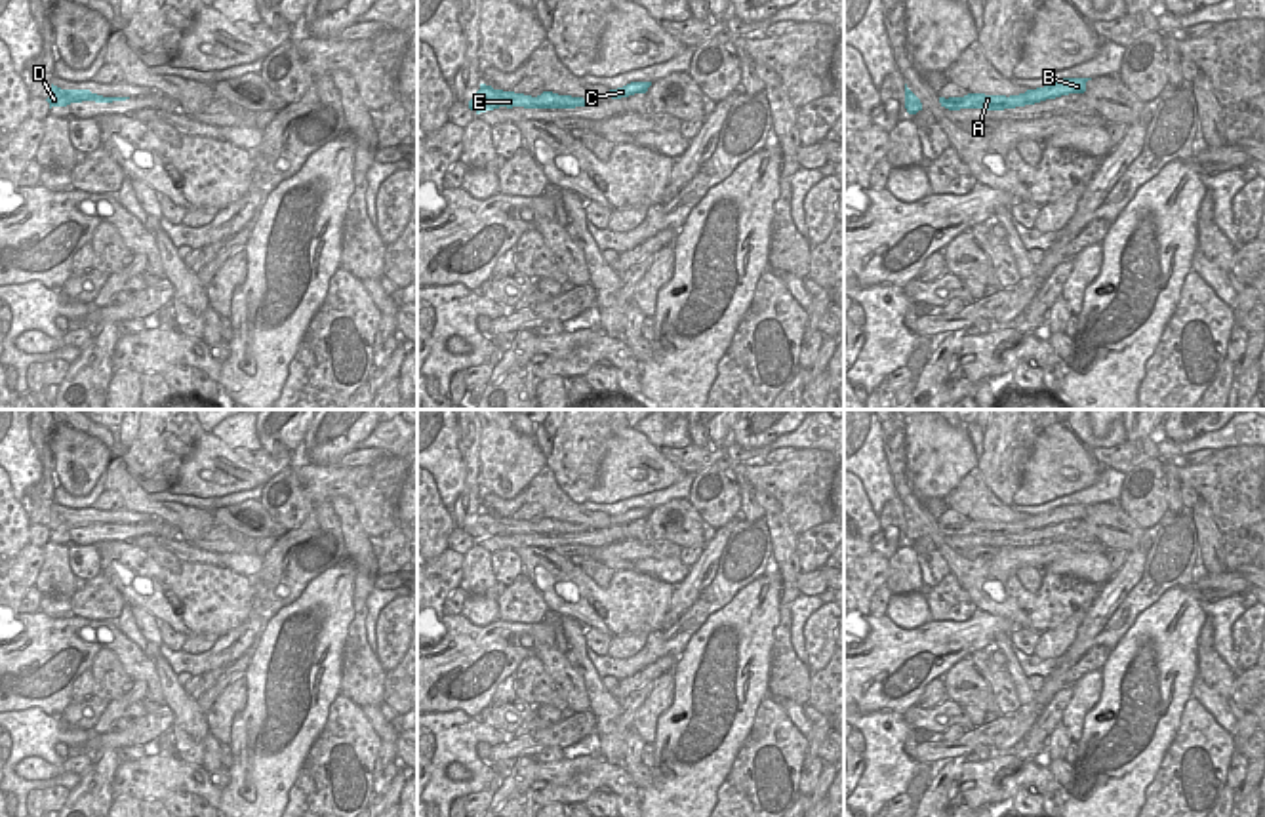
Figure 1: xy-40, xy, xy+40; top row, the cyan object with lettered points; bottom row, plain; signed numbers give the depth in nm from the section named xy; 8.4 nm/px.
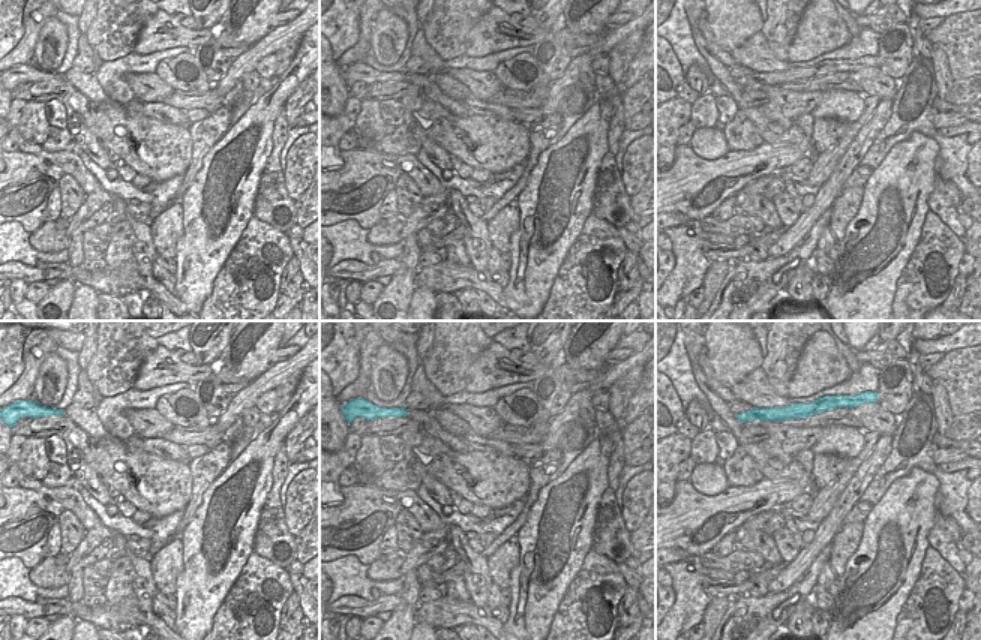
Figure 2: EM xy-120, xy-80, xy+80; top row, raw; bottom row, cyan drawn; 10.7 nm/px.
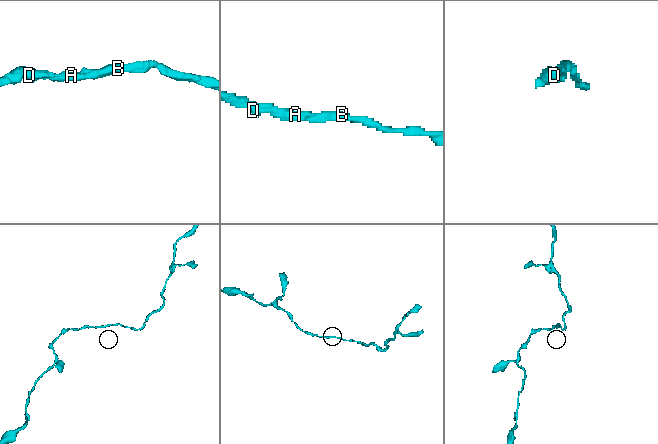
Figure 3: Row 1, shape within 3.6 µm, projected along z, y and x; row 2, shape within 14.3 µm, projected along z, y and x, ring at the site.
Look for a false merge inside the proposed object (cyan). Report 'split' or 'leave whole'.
leave whole

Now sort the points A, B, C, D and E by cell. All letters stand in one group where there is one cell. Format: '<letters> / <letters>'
A B C D E

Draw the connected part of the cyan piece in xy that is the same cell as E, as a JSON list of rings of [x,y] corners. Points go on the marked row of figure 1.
[[[480,84],[480,90],[476,95],[469,101],[469,109],[476,114],[493,110],[499,107],[524,107],[524,109],[575,109],[592,105],[591,101],[583,97],[572,97],[572,95],[558,95],[552,91],[543,91],[537,97],[514,93],[514,91],[503,91],[493,90],[492,86]]]

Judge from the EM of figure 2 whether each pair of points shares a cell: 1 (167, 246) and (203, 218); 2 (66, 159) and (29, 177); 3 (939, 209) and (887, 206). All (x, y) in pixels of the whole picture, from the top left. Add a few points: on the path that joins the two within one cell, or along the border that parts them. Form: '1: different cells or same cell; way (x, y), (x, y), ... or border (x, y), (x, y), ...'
1: different cells; border (182, 200), (183, 234), (176, 245), (174, 257)
2: different cells; border (20, 152), (29, 152), (66, 173)
3: different cells; border (936, 176), (933, 191), (927, 198), (927, 209)

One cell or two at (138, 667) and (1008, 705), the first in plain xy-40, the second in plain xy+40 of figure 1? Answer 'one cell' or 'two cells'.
one cell

